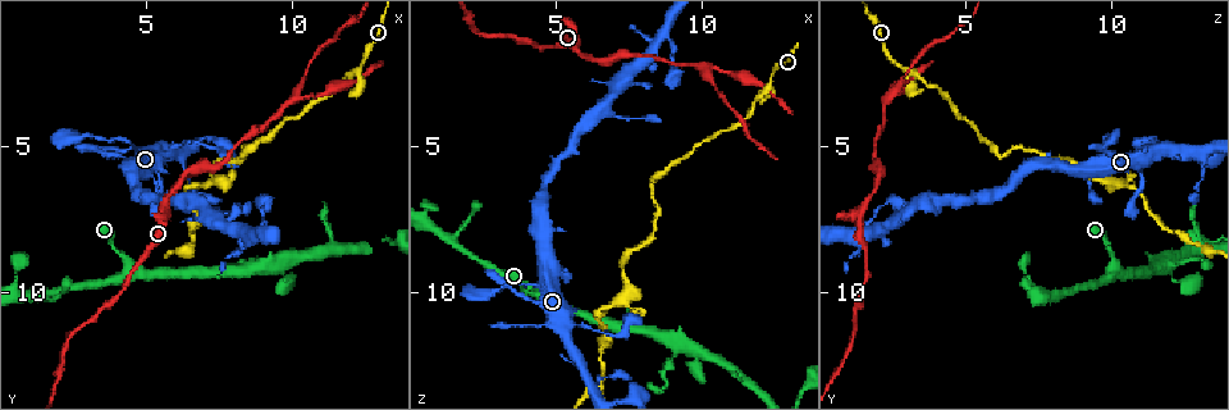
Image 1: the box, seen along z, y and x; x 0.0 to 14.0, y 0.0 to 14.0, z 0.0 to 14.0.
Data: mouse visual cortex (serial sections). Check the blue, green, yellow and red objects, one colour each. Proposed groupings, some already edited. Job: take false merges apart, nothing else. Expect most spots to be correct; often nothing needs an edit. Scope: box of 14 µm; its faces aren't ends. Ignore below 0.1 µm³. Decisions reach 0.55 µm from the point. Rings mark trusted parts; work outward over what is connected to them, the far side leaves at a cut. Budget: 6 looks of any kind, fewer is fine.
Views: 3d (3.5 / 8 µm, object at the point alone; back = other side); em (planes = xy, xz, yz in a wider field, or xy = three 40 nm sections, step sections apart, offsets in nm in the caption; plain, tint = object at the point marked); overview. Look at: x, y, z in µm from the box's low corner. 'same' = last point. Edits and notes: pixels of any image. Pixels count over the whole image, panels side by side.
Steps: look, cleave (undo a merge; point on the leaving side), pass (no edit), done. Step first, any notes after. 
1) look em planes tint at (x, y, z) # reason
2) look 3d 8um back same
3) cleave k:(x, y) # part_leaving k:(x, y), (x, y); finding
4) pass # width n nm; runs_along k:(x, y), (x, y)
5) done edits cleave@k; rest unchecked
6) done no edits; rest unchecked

look 3d 3.5um at (10.2, 3.3, 2.3) # three-way junction

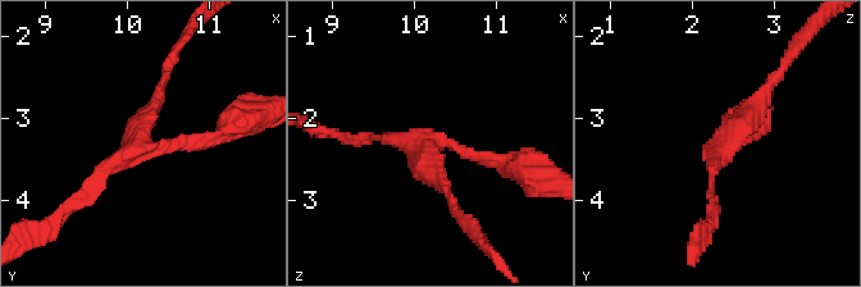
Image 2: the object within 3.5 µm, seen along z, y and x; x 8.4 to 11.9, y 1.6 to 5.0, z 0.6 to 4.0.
look em xy step 2 plain at (10.10, 3.30, 2.40) # arms 3; arm_widths 100, 150, 200 nm; need the tissue

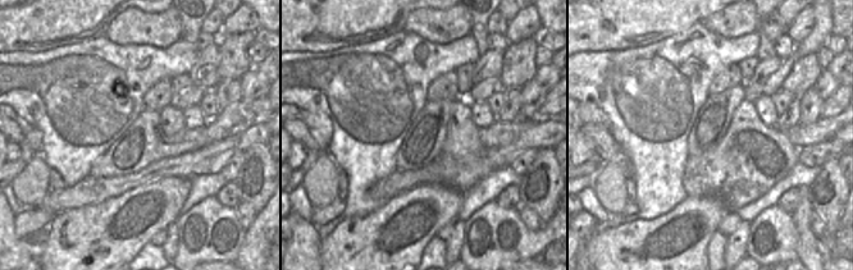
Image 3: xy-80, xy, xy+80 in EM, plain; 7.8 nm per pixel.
look em xy step 2 tint same # with the object marked

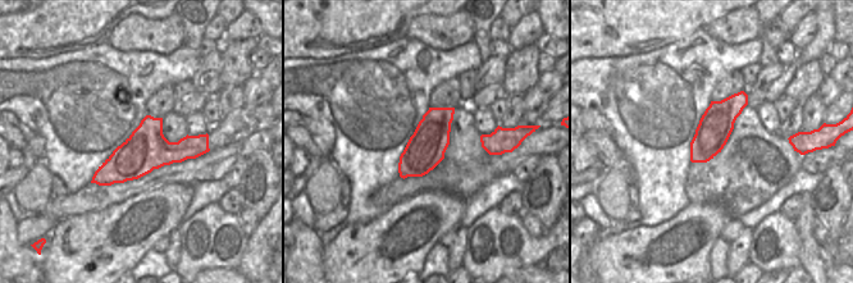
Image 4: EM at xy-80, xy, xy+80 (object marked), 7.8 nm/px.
pass # width 300 nm; runs_along 4:(205, 149), (142, 151), (95, 179); continuous, no second cell

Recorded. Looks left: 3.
look 3d 3.5um at (8.4, 5.3, 6.2) # abrupt turn

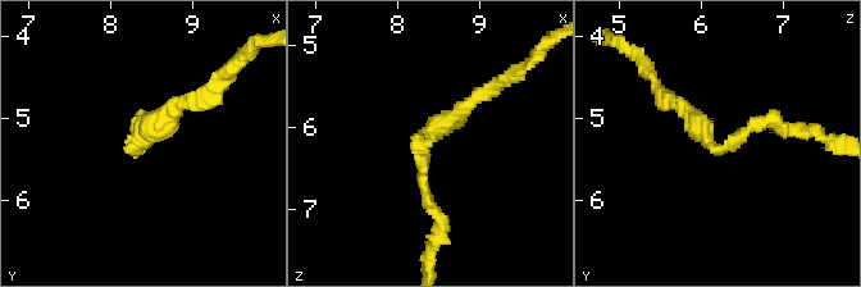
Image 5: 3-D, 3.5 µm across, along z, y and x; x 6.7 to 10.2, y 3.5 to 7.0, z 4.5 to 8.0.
look em xy step 3 tint at (8.30, 5.35, 6.20) # arm_widths 150, 200 nm

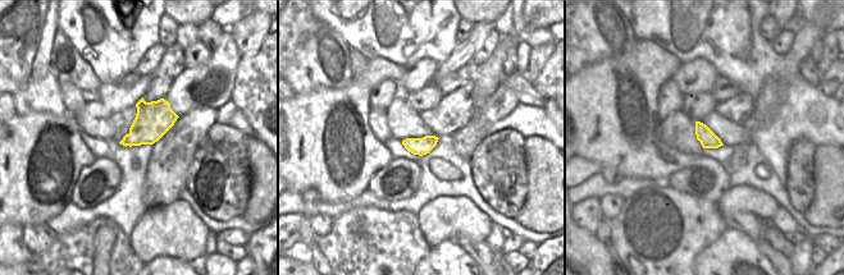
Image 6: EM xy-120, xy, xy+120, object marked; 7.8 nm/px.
pass # runs_along 5:(479, 95), (424, 139), (420, 185), (436, 210); continuous, no second cell

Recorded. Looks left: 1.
done no edits; rest unchecked

